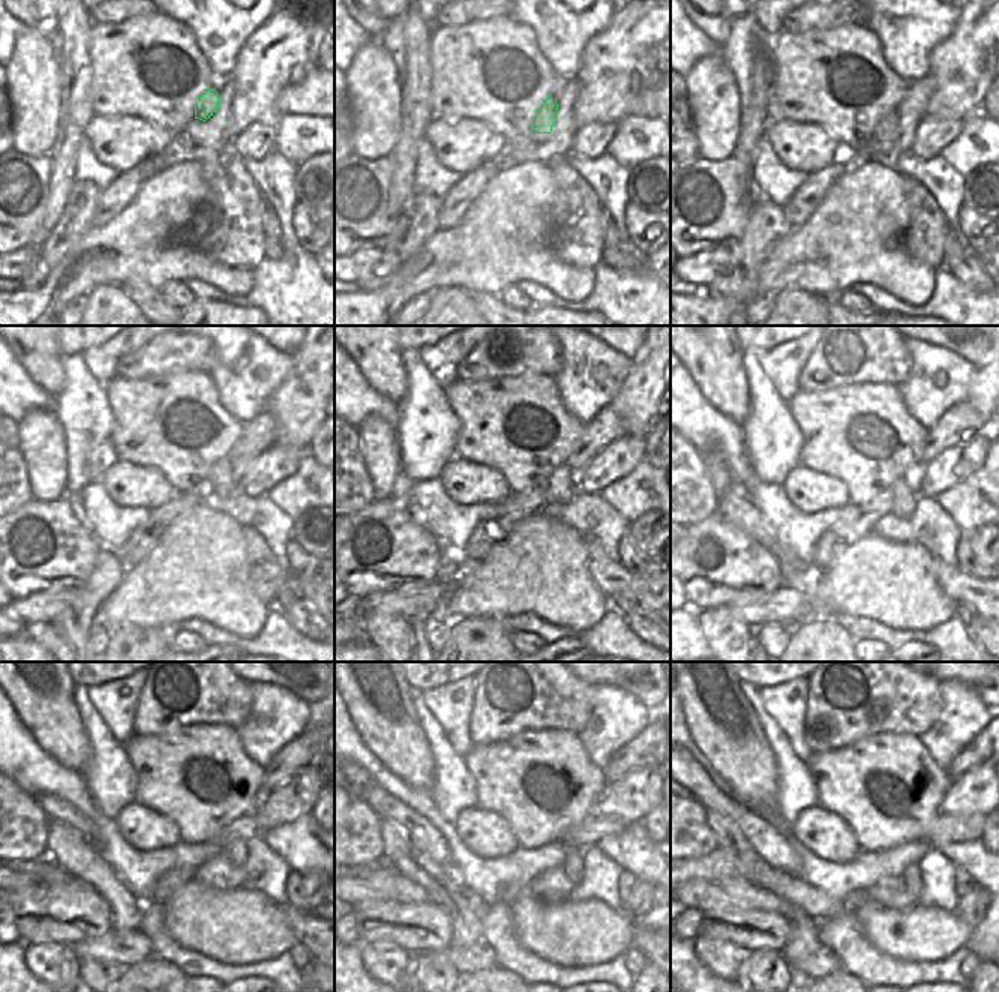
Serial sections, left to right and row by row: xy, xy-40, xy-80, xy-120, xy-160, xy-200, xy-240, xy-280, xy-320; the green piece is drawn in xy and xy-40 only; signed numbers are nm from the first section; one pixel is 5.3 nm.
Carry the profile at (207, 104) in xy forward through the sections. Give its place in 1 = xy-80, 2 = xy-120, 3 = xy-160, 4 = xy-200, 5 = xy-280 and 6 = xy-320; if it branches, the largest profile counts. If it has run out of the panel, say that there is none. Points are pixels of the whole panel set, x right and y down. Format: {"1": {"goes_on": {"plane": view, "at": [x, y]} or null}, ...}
{"1": {"goes_on": {"plane": "xy-80", "at": [887, 129]}}, "2": {"goes_on": {"plane": "xy-120", "at": [224, 485]}}, "3": {"goes_on": {"plane": "xy-160", "at": [560, 483]}}, "4": {"goes_on": {"plane": "xy-200", "at": [903, 499]}}, "5": {"goes_on": {"plane": "xy-280", "at": [573, 860]}}, "6": {"goes_on": {"plane": "xy-320", "at": [911, 875]}}}

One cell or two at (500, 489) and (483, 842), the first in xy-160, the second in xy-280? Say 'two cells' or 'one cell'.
one cell

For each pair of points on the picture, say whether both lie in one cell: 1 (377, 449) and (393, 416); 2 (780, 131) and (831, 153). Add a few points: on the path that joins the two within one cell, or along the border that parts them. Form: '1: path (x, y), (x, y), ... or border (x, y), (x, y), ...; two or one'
1: border (359, 422), (386, 420), (399, 458); two
2: path (792, 141), (798, 146), (819, 149); one

